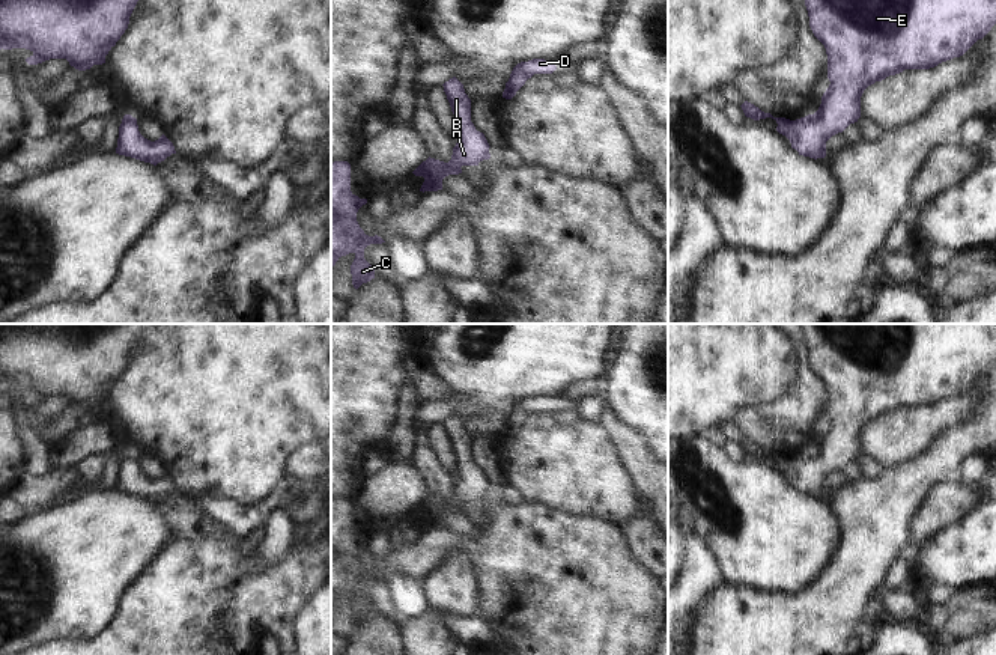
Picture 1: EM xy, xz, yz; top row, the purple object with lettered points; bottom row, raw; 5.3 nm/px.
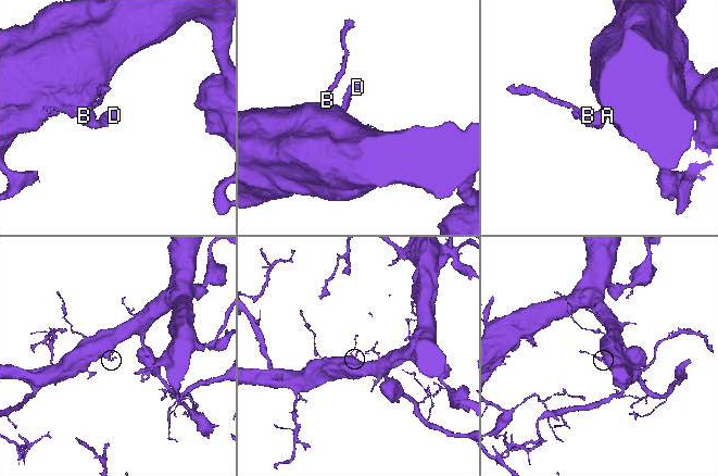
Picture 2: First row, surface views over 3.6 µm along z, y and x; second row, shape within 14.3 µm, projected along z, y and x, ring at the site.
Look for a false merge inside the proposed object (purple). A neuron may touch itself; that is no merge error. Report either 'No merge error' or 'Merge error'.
No merge error.

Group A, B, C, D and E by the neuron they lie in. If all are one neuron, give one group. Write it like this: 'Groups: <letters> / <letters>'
Groups: A B C D E.

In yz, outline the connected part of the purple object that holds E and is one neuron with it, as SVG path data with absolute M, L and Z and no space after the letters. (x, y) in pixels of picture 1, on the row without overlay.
M800 324L800 328L808 348L809 364L814 373L824 382L827 391L827 416L831 422L821 434L821 441L818 447L814 452L790 458L785 455L773 455L770 450L761 449L758 444L748 438L745 438L740 444L745 453L754 458L766 455L775 456L778 461L776 468L790 477L791 485L796 486L799 492L809 494L814 497L826 494L826 479L832 473L843 470L850 461L858 459L858 456L861 455L861 434L868 423L874 422L876 419L882 419L889 413L900 411L904 407L930 407L942 399L960 395L978 376L982 376L996 361L996 324Z

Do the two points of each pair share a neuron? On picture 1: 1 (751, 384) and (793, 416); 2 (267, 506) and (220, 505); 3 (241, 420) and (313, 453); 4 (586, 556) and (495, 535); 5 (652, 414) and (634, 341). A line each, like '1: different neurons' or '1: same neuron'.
1: different neurons
2: same neuron
3: different neurons
4: same neuron
5: same neuron

